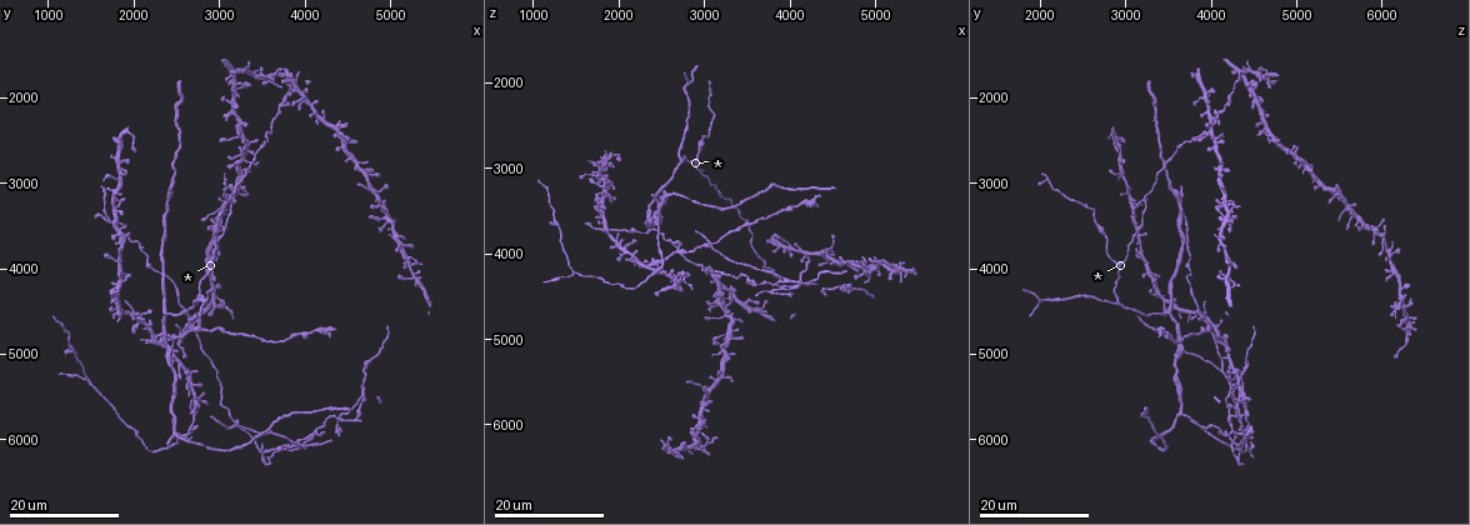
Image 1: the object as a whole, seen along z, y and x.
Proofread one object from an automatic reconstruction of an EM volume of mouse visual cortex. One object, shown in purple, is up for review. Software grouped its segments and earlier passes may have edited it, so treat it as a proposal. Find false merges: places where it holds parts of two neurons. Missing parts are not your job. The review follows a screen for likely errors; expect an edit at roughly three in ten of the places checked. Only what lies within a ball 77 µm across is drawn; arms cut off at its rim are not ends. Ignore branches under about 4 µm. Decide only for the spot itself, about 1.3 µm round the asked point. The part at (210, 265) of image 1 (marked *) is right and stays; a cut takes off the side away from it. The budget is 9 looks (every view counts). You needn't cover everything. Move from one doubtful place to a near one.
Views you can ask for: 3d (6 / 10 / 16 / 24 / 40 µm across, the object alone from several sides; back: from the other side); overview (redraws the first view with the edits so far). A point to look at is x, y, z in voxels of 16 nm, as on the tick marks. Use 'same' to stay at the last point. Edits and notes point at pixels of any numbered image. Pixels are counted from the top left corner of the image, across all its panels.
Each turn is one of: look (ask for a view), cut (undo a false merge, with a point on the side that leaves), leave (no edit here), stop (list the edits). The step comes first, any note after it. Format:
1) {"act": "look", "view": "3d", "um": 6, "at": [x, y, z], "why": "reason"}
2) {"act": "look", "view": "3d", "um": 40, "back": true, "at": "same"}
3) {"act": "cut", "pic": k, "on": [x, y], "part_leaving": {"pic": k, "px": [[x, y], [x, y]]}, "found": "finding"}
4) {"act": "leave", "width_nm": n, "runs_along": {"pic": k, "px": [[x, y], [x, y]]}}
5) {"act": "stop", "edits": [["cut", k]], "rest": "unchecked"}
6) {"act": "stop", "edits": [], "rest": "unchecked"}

{"act": "look", "view": "3d", "um": 24, "at": [3600, 2400, 4000], "why": "thick turns thin"}

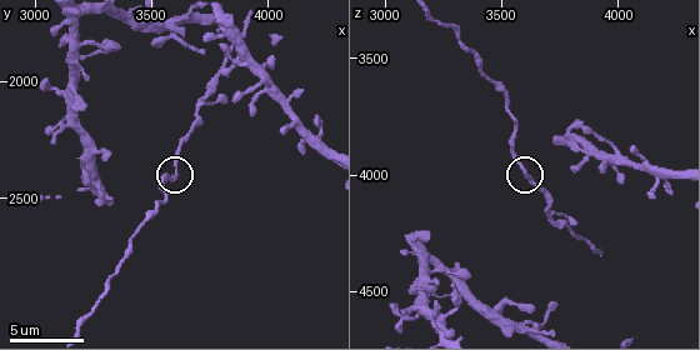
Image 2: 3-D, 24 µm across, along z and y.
{"act": "look", "view": "3d", "um": 6, "at": [3610, 2400, 3990]}

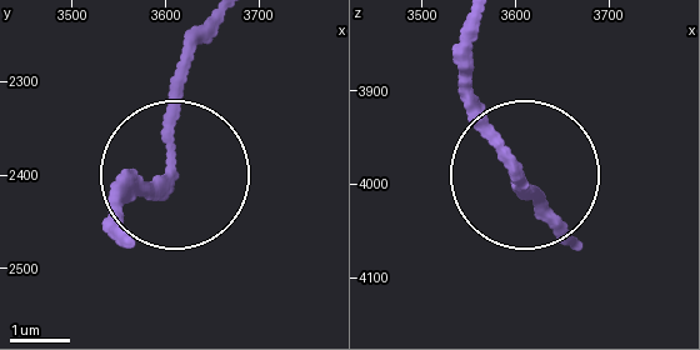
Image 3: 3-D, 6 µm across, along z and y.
{"act": "leave", "found": "one neuron here"}

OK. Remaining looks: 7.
{"act": "look", "view": "3d", "um": 24, "at": [2950, 4350, 6250], "why": "four arms meet"}

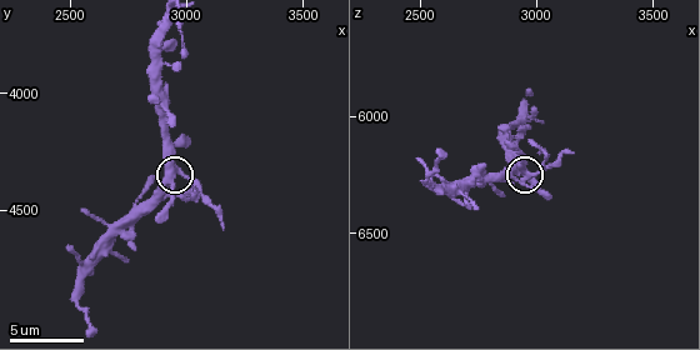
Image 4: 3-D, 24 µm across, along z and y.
{"act": "look", "view": "3d", "um": 10, "at": [2960, 4330, 6230]}

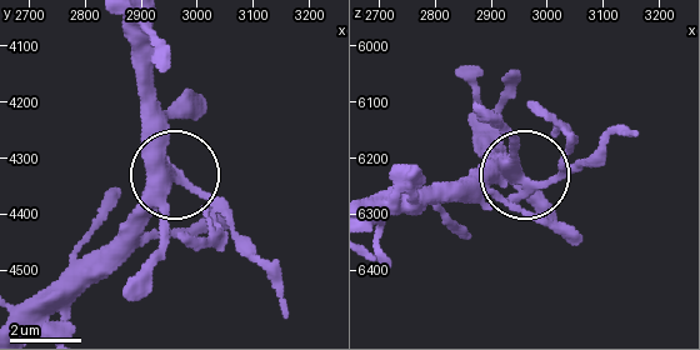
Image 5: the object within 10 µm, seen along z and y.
{"act": "cut", "pic": 5, "on": [223, 206], "arms": 4, "part_leaving": {"pic": 5, "px": [[183, 180], [260, 266], [285, 318]]}, "found": "a second neuron is stuck on"}

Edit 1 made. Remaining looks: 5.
{"act": "look", "view": "overview"}

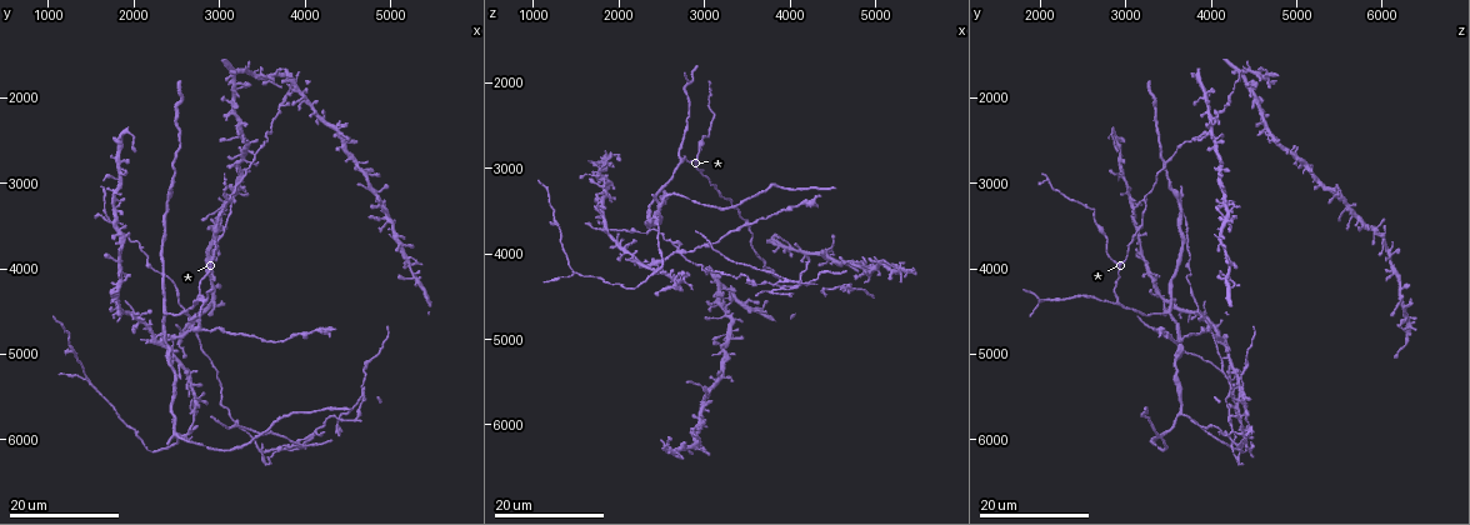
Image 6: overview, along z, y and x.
{"act": "look", "view": "3d", "um": 24, "at": [2350, 4800, 4100], "why": "three-way junction"}

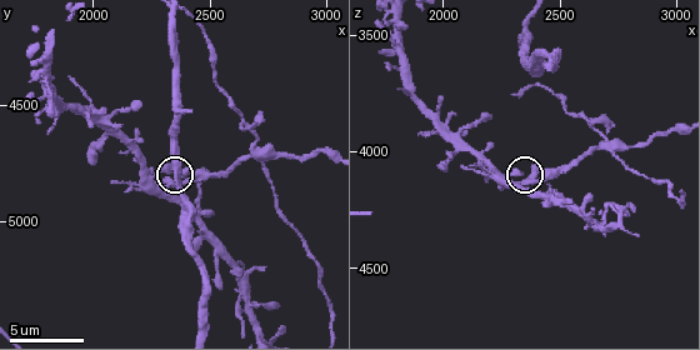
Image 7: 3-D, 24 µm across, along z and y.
{"act": "look", "view": "3d", "um": 10, "at": [2390, 4790, 4090], "why": "closer look"}

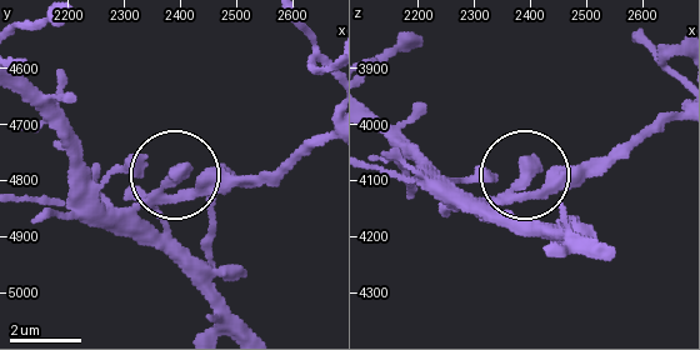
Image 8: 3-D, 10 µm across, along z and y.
{"act": "cut", "pic": 8, "on": [206, 190], "arms": 3, "part_leaving": {"pic": 8, "px": [[161, 196], [266, 181], [329, 138]]}, "found": "two neurons meet here"}

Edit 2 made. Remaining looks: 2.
{"act": "stop", "edits": [["cut", 5], ["cut", 8]], "rest": "unchecked"}

